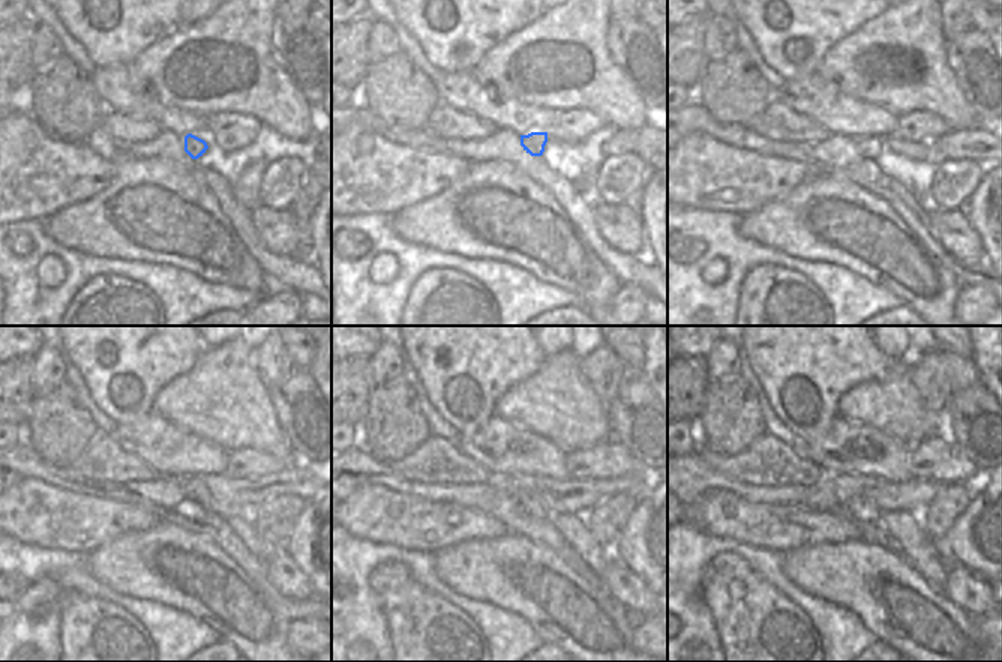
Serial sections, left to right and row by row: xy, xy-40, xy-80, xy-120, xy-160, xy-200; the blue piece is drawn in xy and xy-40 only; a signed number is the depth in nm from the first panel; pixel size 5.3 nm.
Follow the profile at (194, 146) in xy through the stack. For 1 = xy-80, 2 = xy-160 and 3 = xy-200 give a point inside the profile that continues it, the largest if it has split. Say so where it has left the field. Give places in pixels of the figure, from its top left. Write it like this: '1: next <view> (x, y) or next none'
1: next xy-80 (869, 146)
2: next xy-160 (533, 506)
3: next xy-200 (861, 509)

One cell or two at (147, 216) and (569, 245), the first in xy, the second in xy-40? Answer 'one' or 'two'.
one

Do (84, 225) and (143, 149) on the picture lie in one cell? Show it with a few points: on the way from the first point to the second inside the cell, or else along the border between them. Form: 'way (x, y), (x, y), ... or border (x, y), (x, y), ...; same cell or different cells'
border (120, 144), (126, 152), (141, 158), (171, 159); different cells

